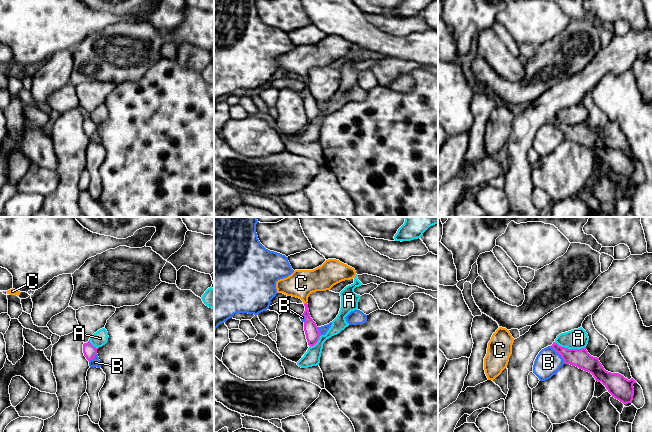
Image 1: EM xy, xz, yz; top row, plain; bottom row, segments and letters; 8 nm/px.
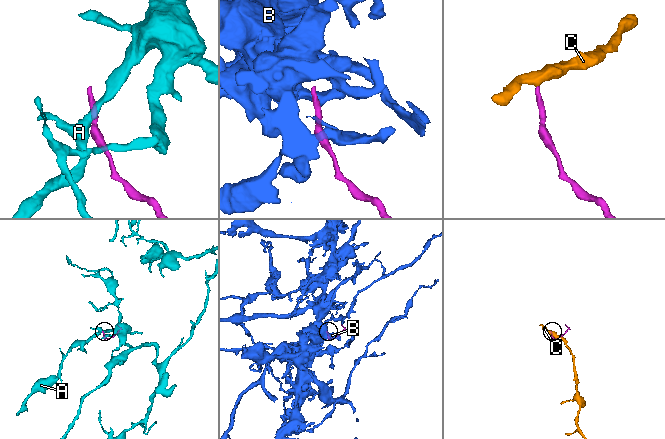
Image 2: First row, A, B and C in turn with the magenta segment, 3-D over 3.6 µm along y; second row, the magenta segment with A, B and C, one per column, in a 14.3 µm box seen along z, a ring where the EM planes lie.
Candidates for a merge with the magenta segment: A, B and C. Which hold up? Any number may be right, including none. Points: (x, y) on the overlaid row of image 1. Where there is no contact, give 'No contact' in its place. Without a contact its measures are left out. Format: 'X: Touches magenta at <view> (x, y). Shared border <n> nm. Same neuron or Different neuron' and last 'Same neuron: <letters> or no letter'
A: Touches magenta at yz (570, 349). Shared border 260 nm. Different neuron
B: Touches magenta at yz (559, 353). Shared border 190 nm. Different neuron
C: Touches magenta at xz (305, 303). Shared border 30 nm. Same neuron
Same neuron: C

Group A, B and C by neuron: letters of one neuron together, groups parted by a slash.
A / B / C

